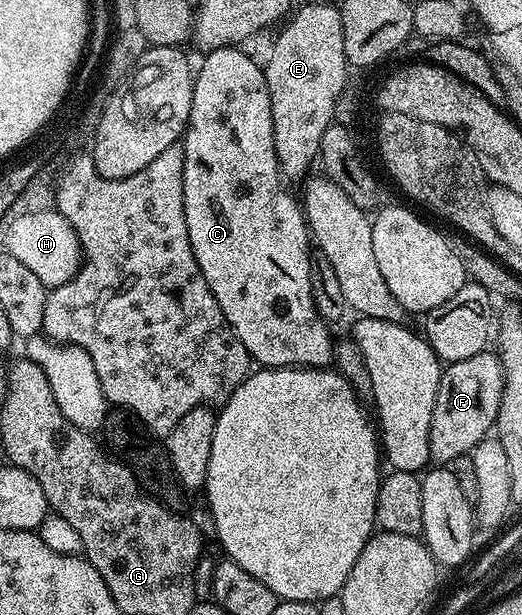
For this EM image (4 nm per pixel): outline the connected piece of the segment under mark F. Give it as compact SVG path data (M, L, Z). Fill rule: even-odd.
M493 352L467 356L467 360L448 363L442 369L429 432L429 457L434 463L449 464L460 454L472 452L494 429L504 376Z

